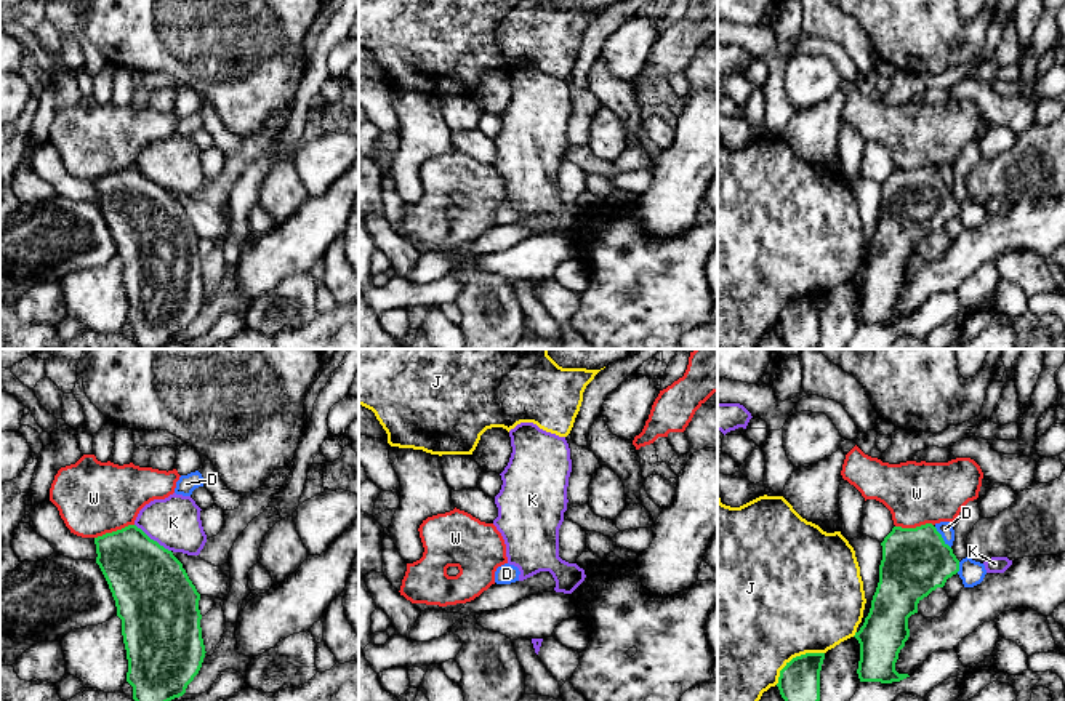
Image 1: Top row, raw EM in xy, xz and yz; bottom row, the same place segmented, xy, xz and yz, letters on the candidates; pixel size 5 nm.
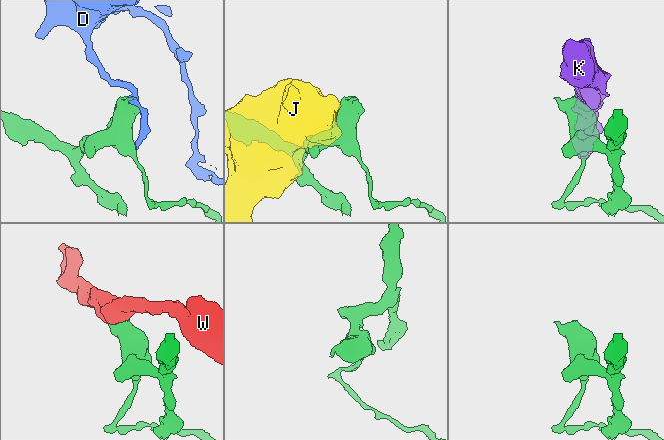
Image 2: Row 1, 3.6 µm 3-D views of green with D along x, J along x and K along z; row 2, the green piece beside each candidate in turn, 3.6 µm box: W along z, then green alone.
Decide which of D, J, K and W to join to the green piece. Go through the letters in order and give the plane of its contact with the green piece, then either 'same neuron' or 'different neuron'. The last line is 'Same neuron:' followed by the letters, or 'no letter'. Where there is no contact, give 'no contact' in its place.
D: contact in yz; different neuron
J: contact in yz; different neuron
K: contact in xy; different neuron
W: contact in xy; different neuron
Same neuron: no letter

